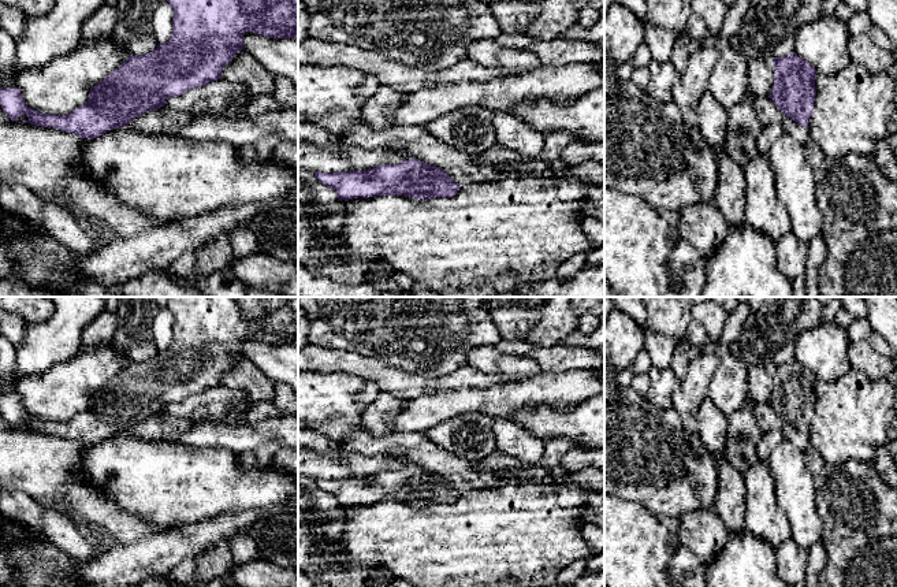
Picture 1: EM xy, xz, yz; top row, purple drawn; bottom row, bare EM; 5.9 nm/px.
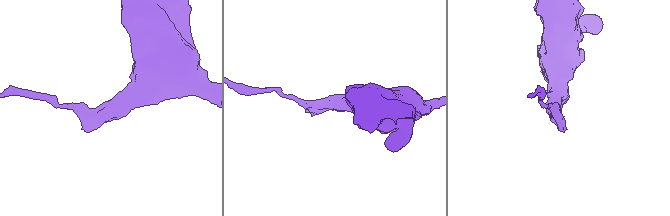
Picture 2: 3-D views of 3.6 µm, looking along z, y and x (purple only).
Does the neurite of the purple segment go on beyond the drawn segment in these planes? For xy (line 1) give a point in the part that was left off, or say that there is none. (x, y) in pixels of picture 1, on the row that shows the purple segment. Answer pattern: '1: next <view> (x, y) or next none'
1: next none

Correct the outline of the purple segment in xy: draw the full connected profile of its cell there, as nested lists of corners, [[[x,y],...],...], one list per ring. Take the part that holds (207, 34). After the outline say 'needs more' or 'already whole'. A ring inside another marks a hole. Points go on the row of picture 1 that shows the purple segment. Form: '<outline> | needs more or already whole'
[[[167,0],[170,5],[174,8],[174,19],[172,19],[172,34],[170,40],[164,44],[159,44],[157,48],[152,52],[144,55],[130,55],[129,59],[122,63],[116,70],[113,70],[108,77],[105,77],[101,82],[90,88],[89,99],[85,104],[75,108],[72,112],[67,115],[53,115],[53,114],[44,114],[36,109],[31,109],[23,100],[19,89],[14,88],[0,88],[0,105],[4,114],[11,119],[15,120],[21,115],[26,115],[29,119],[23,123],[31,123],[41,127],[53,127],[62,131],[72,133],[81,135],[82,138],[93,140],[100,137],[101,134],[127,126],[133,119],[139,115],[146,114],[150,109],[164,107],[167,99],[180,96],[186,93],[189,89],[198,89],[208,82],[216,81],[222,78],[222,70],[235,57],[235,53],[245,49],[242,36],[246,31],[254,31],[268,38],[294,38],[298,40],[298,0]]] | already whole

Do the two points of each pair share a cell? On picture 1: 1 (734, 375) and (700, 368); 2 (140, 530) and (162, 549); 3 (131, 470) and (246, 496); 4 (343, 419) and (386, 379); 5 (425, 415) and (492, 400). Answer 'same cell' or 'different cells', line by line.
1: different cells
2: different cells
3: same cell
4: different cells
5: same cell

